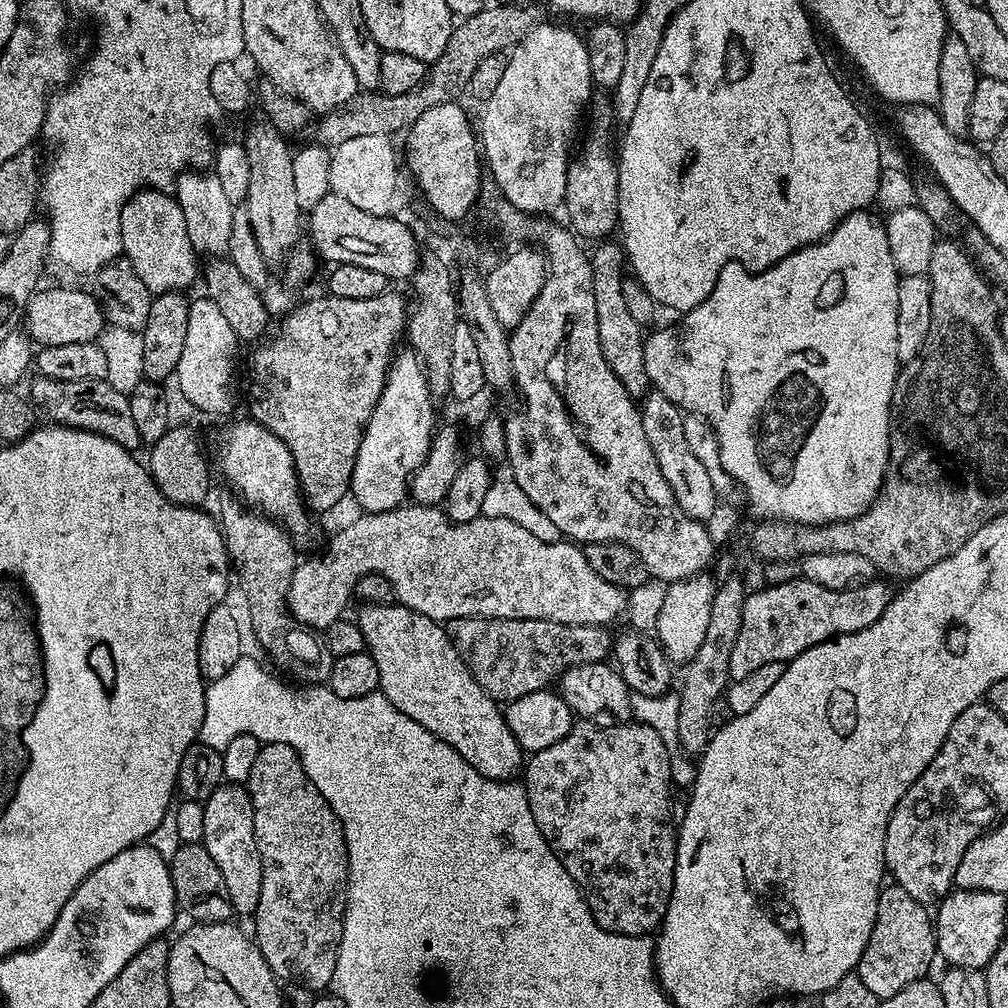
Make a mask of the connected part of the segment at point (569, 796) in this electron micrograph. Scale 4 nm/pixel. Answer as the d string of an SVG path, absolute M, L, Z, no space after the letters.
M592 718L577 719L573 723L570 734L566 734L562 742L554 742L554 746L546 746L546 750L531 753L522 768L522 783L530 802L530 814L534 814L534 822L538 830L544 835L546 842L552 847L552 852L570 874L570 878L574 878L584 899L588 901L588 909L594 914L598 926L602 926L608 932L617 932L623 936L646 936L655 933L663 924L674 886L678 824L674 816L672 820L674 785L670 770L670 754L658 730L654 730L649 724L612 722L609 728L603 728L598 723L600 722Z

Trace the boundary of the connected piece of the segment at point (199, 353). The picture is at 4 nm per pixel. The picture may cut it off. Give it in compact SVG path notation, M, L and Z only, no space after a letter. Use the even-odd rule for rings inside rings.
M207 296L194 298L189 303L186 341L174 377L190 405L208 414L224 414L233 408L236 396L231 387L234 384L238 347L240 342L218 304Z

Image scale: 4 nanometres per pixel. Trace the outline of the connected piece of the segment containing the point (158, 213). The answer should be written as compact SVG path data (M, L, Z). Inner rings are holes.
M145 190L136 193L132 199L124 203L122 210L122 246L123 255L132 263L138 278L146 282L146 286L154 294L162 292L184 292L184 248L186 252L186 237L184 235L184 219L182 206L178 206L175 195L164 190Z

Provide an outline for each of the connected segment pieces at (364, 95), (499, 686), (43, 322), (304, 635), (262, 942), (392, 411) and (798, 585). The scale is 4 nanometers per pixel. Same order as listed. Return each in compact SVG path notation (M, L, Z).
M496 4L493 8L484 6L480 13L461 19L453 27L450 42L446 42L446 50L427 69L419 88L393 96L387 96L381 90L361 91L315 121L315 143L331 150L342 146L342 142L350 142L350 138L363 138L366 134L391 137L392 132L407 133L412 124L418 122L420 115L430 110L430 106L453 103L457 99L456 95L467 89L470 74L478 70L478 62L482 62L482 58L504 54L515 48L541 20L539 10L532 4Z
M463 616L447 621L446 627L452 644L476 681L497 702L511 702L526 694L543 692L572 667L607 661L614 648L613 633L598 624Z
M48 288L45 292L36 290L22 309L23 327L27 336L37 345L74 346L74 342L93 342L103 328L106 328L104 312L100 302L91 291L80 288Z
M239 499L224 500L218 511L218 524L224 534L224 545L228 551L234 572L240 575L240 588L244 591L244 600L248 603L248 616L252 619L252 628L256 631L256 640L268 651L268 656L284 672L289 672L296 680L305 680L308 686L323 685L330 678L332 661L331 652L322 643L315 631L309 630L296 623L296 619L288 611L288 591L290 578L298 563L296 548L292 545L293 537L276 521L251 507L245 506Z
M261 744L246 787L252 799L256 845L262 862L262 894L254 913L254 939L277 980L289 980L300 988L309 988L312 994L319 993L331 985L342 942L348 901L348 847L344 823L334 814L326 798L322 798L318 786L310 782L299 754L285 744Z
M401 351L388 369L388 381L382 398L378 398L374 414L370 414L370 422L366 426L352 467L350 496L351 499L356 499L357 506L365 513L389 512L405 503L412 475L416 473L418 466L424 464L438 424L436 412L432 409L434 397L428 389L424 368L415 351L407 351Z
M803 578L795 579L760 588L757 592L749 591L745 595L742 630L738 630L738 642L734 642L734 651L730 653L732 680L754 674L754 670L758 670L758 666L766 666L766 662L785 665L795 656L802 655L807 648L836 636L866 630L866 626L882 618L882 610L890 606L894 595L894 588L884 578L873 578L846 590L826 590L826 586L818 586Z

